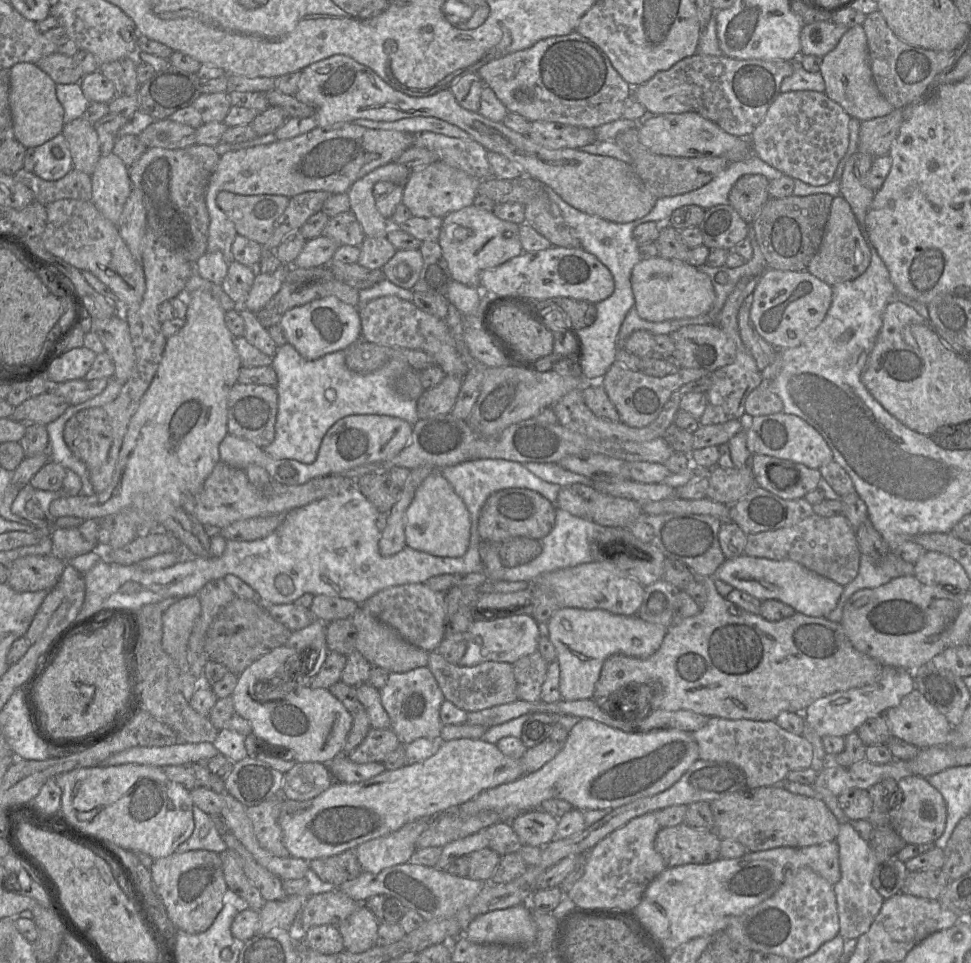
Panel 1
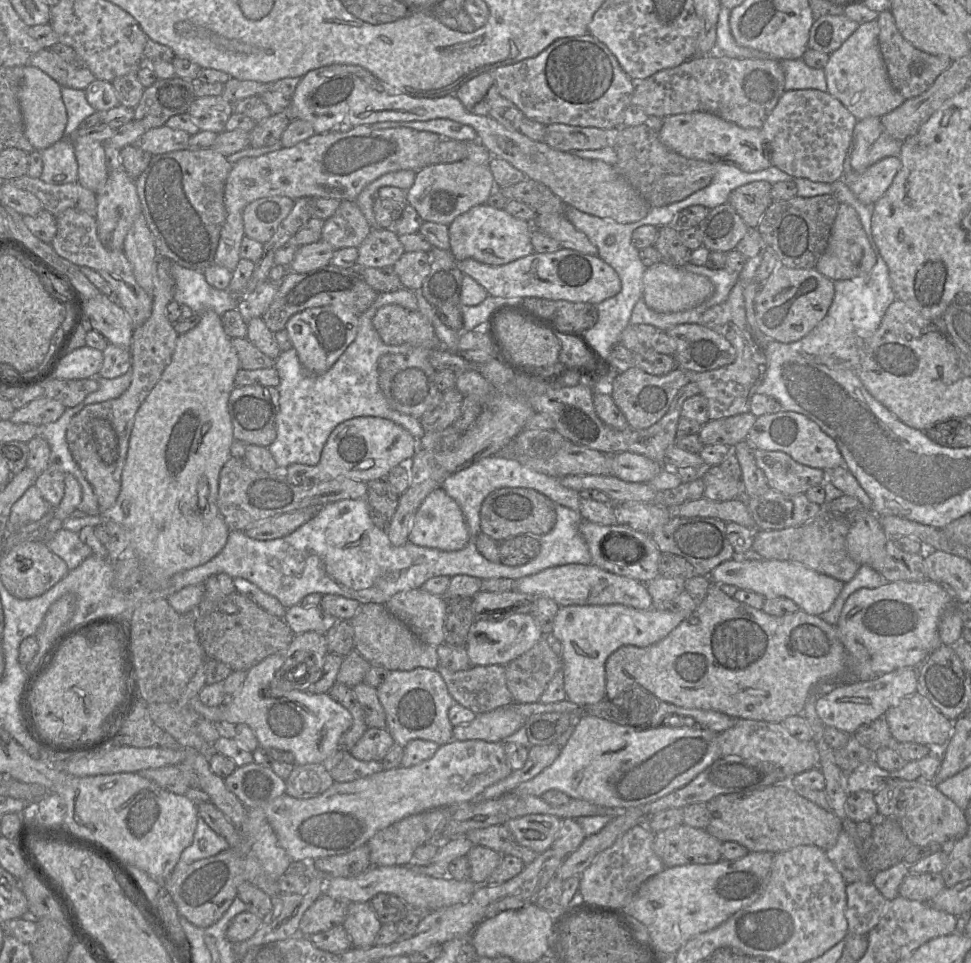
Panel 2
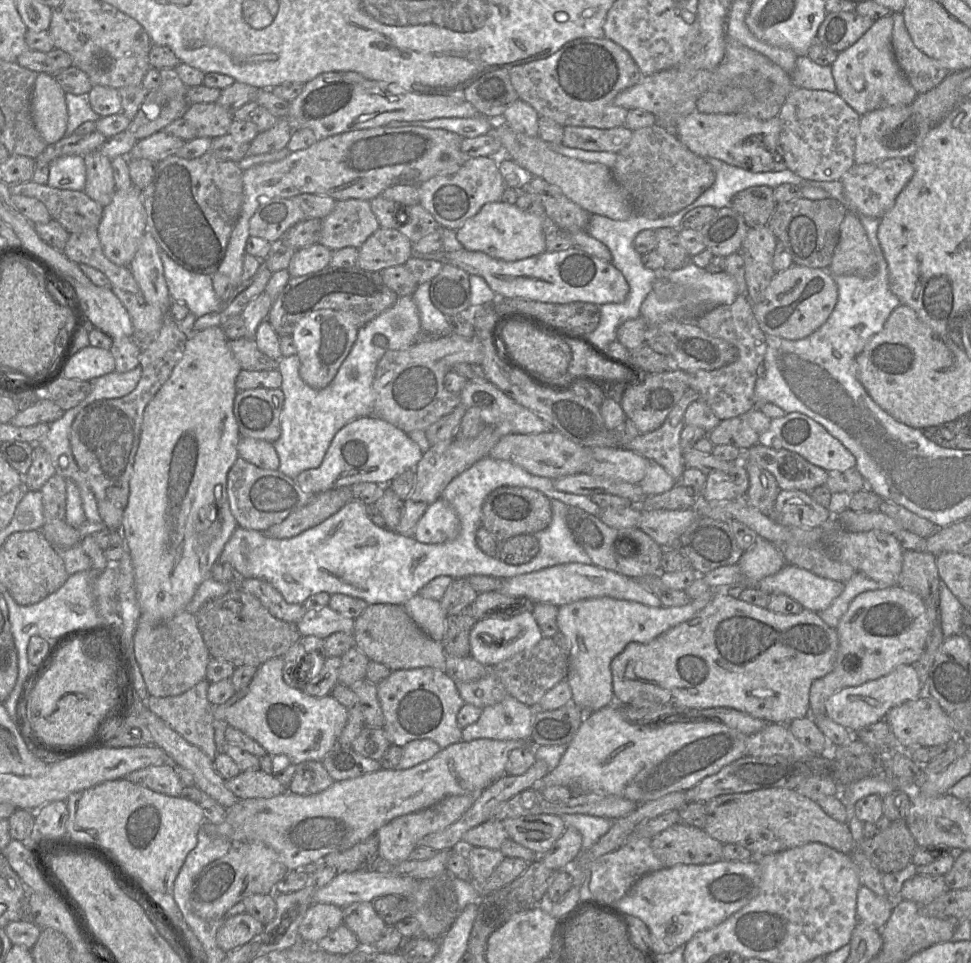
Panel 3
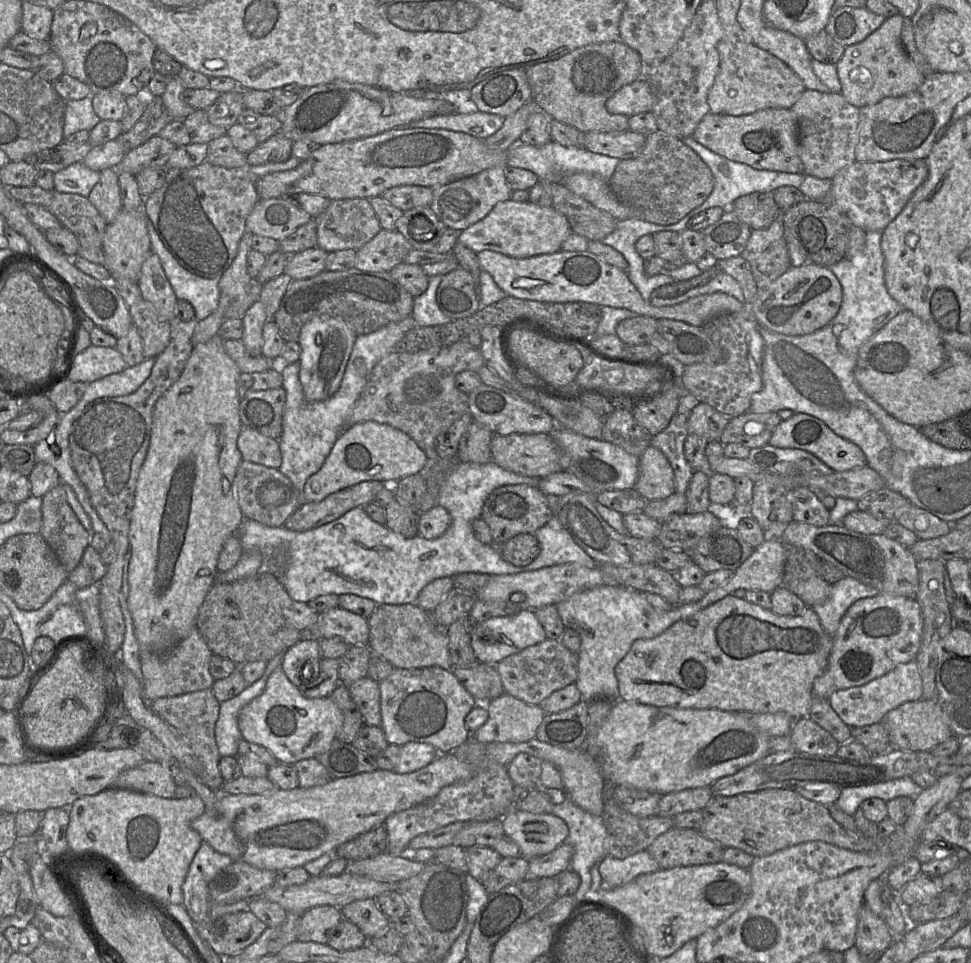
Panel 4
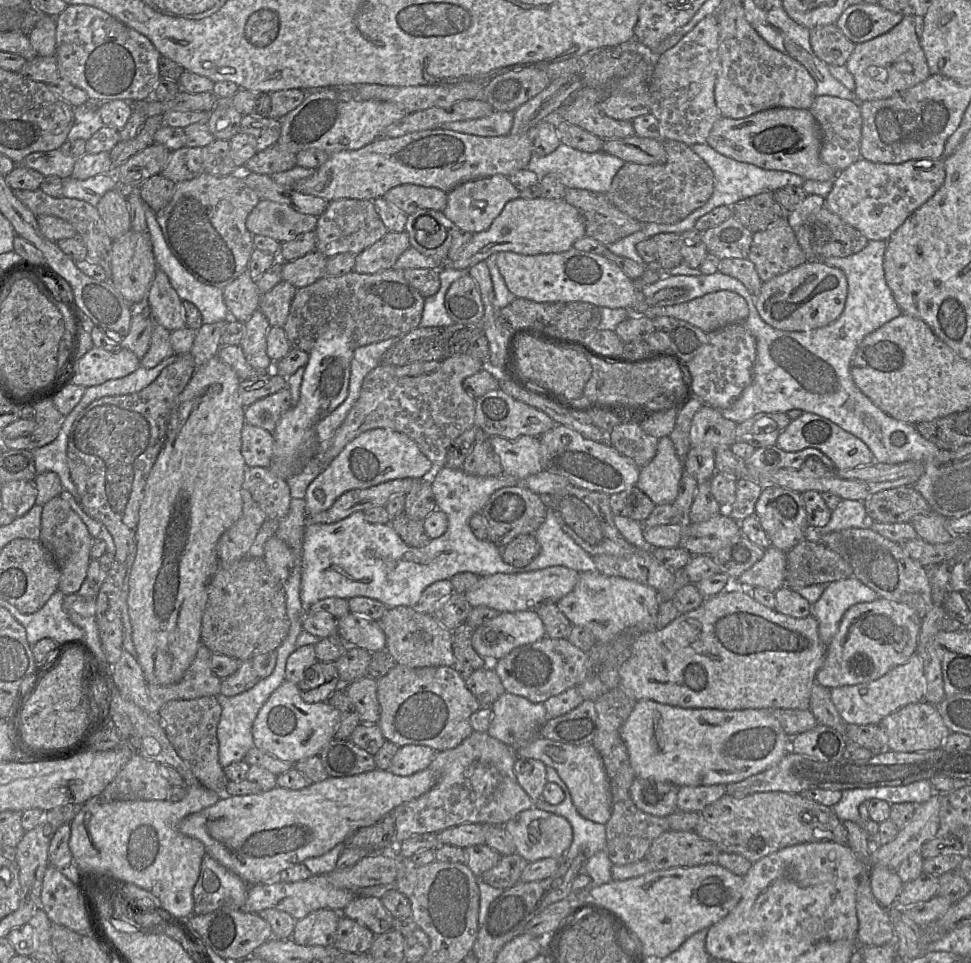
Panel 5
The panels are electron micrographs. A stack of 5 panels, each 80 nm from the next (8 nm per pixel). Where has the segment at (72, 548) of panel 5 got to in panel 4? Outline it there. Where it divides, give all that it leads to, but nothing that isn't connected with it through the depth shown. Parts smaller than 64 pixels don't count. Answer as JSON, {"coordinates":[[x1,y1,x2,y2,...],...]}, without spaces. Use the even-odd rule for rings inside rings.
{"coordinates":[[62,483,42,497,41,512,40,534,70,573,81,563,84,550,90,545,91,534,68,504]]}

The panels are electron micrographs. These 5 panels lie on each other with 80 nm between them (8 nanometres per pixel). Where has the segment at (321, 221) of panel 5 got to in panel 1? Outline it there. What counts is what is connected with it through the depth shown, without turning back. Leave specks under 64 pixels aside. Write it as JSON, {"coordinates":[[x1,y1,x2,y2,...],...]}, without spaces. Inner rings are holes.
{"coordinates":[[351,210,330,218,322,235,335,241,339,246,360,247,366,238,360,223]]}

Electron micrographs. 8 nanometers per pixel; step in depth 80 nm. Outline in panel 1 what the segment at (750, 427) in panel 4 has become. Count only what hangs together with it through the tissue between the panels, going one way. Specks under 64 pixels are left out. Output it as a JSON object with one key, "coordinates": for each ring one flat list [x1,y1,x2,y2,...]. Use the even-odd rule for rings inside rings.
{"coordinates":[[734,419,725,423,701,425,693,432,693,450,727,444,737,433,745,429,742,419]]}

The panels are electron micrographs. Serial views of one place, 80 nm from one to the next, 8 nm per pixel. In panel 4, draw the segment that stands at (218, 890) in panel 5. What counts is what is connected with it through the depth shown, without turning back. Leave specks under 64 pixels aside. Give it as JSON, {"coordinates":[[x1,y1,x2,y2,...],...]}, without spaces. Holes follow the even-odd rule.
{"coordinates":[[204,840,196,852,182,885,182,905,194,923,210,921,229,913,248,910,248,900,211,904,208,884,232,858,213,849]]}

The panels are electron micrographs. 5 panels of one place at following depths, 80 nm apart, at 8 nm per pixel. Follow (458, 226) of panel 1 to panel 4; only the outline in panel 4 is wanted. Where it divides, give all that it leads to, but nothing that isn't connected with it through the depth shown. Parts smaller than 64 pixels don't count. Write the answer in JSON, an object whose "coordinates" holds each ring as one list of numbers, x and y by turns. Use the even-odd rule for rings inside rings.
{"coordinates":[[506,200,498,202,482,220,461,231,459,242,475,253,485,250,497,252,512,258,530,258,553,254,561,250,562,243,572,234,567,218,552,207,539,207,526,202]]}

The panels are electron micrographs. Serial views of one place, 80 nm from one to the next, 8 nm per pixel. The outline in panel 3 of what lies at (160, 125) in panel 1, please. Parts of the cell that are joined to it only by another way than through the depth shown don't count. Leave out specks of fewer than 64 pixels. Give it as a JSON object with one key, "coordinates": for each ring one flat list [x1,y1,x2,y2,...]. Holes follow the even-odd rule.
{"coordinates":[[162,130,138,140,126,157,128,159,148,159,159,162,170,155,174,155,184,144,185,141,181,138]]}

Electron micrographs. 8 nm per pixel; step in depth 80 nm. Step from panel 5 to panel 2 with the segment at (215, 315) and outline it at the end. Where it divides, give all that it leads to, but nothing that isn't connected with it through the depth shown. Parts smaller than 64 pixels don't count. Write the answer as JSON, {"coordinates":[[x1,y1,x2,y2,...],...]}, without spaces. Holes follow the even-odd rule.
{"coordinates":[[177,263,171,265,171,275,175,282,173,300,179,305,187,305,194,314,212,310,222,316,226,311,235,310,239,300,228,290,211,286,203,272,187,269]]}

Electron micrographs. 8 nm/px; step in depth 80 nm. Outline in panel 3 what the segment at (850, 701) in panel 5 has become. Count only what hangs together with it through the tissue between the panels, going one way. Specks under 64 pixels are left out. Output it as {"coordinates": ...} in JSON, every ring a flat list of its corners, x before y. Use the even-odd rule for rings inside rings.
{"coordinates":[[902,664,889,674,855,687,843,688,825,703,825,715,851,732,885,720,890,709,921,695,915,665]]}

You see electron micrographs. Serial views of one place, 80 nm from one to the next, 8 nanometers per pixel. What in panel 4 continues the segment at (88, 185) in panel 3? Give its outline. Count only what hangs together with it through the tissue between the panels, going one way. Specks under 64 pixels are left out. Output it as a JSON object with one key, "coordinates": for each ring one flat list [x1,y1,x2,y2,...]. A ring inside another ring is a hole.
{"coordinates":[[108,168,99,174,99,181,89,193,88,199,108,224,123,209,118,171,115,168]]}

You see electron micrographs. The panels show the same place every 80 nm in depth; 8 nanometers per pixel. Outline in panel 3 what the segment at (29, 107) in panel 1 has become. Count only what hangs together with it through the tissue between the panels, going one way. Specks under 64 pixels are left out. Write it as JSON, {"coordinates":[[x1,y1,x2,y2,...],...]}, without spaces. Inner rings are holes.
{"coordinates":[[37,74,31,99,31,114,36,129,48,145,65,136,68,122,65,92,53,75]]}

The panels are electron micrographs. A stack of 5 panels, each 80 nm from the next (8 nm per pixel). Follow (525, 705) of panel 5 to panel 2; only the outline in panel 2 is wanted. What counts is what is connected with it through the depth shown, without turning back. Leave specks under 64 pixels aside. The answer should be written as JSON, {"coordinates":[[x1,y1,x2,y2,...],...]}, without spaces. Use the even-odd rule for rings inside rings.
{"coordinates":[[514,706,498,707,476,716,468,724,453,727,453,738,466,741,479,739,486,742,504,742,525,725,523,717]]}

